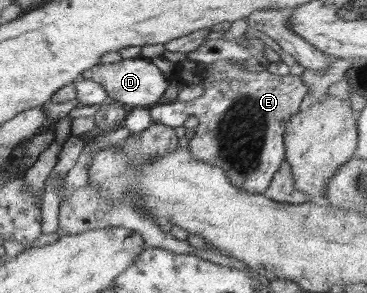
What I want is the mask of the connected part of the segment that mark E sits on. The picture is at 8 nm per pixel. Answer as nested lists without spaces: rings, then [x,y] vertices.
[[[180,59],[174,63],[170,74],[185,85],[194,83],[202,85],[204,94],[195,100],[175,100],[176,109],[172,109],[172,101],[168,105],[154,105],[150,109],[153,123],[177,128],[184,124],[190,116],[196,116],[200,124],[196,128],[196,134],[189,140],[189,150],[192,157],[201,162],[211,163],[221,167],[228,179],[241,190],[251,194],[265,194],[268,186],[272,183],[274,174],[280,169],[285,159],[285,145],[283,142],[284,131],[288,120],[298,113],[303,107],[303,99],[309,92],[308,86],[302,81],[301,76],[293,74],[277,75],[264,70],[262,72],[246,72],[242,65],[246,60],[219,60],[212,64],[203,65],[201,62]]]

